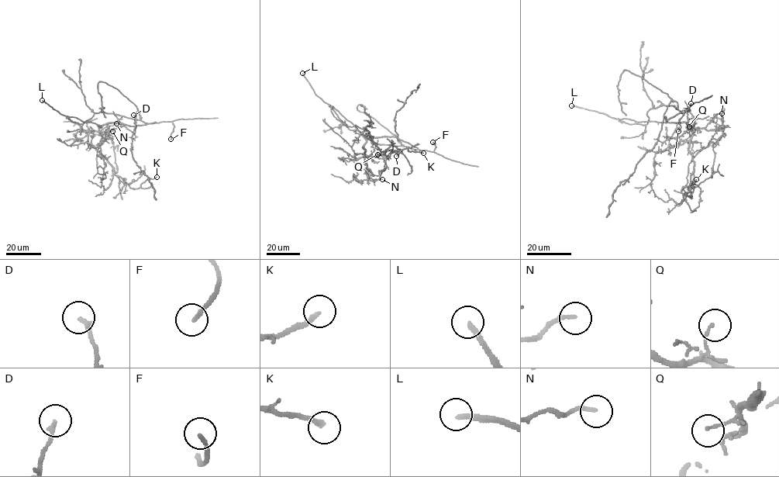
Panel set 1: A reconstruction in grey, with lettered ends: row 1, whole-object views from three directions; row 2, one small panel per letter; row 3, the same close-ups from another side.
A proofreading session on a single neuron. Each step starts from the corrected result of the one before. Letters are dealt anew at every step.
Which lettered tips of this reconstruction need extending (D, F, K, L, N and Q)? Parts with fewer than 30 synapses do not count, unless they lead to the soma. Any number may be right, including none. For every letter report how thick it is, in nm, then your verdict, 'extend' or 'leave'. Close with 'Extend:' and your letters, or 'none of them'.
D: calibre 190 nm; leave
F: calibre 170 nm; extend
K: calibre 240 nm; extend
L: calibre 240 nm; extend
N: calibre 150 nm; leave
Q: calibre 110 nm; leave
Extend: F, K, L

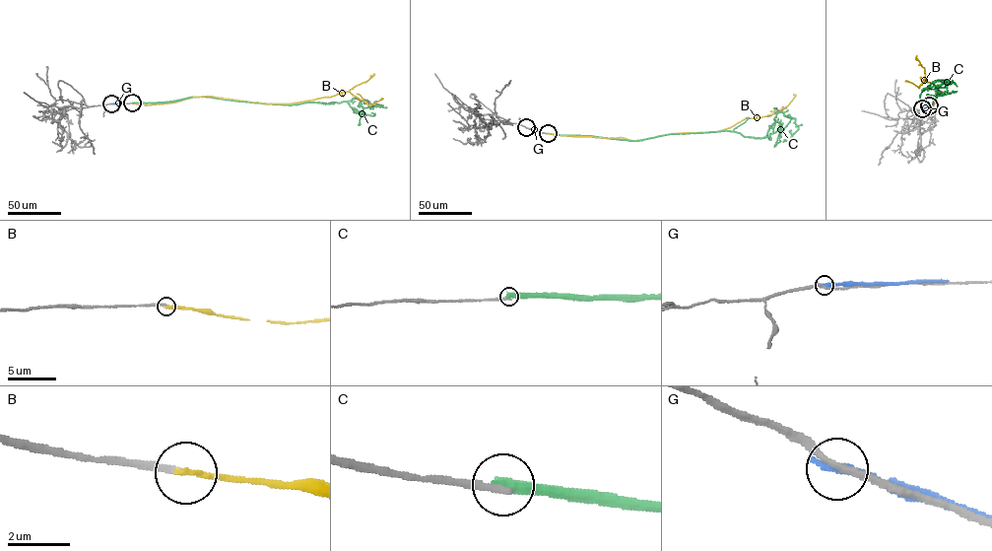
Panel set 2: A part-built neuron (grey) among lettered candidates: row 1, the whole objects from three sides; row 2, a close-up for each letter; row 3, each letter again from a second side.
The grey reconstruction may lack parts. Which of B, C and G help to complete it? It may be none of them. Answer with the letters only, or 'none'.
none

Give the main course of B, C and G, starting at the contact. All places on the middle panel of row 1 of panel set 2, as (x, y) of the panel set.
B: (548, 133), (637, 140), (669, 134), (715, 131), (747, 117), (773, 114), (788, 104), (794, 94)
C: (548, 133), (637, 141), (731, 130), (764, 138), (782, 112), (794, 117), (798, 128), (784, 140)
G: (526, 128), (541, 131)

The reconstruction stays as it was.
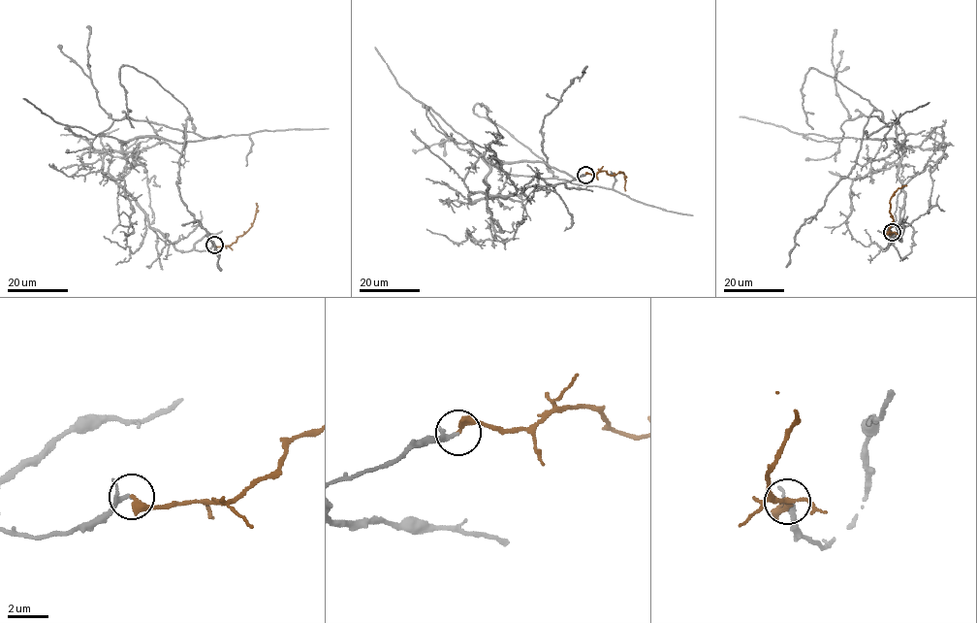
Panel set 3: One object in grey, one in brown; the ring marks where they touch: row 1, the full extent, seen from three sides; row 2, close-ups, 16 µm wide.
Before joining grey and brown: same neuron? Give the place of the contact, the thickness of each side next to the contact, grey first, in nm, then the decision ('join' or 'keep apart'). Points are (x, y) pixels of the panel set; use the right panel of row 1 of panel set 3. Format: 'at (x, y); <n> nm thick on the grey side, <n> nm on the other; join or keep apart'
at (892, 232); 150 nm thick on the grey side, 320 nm on the other; join

